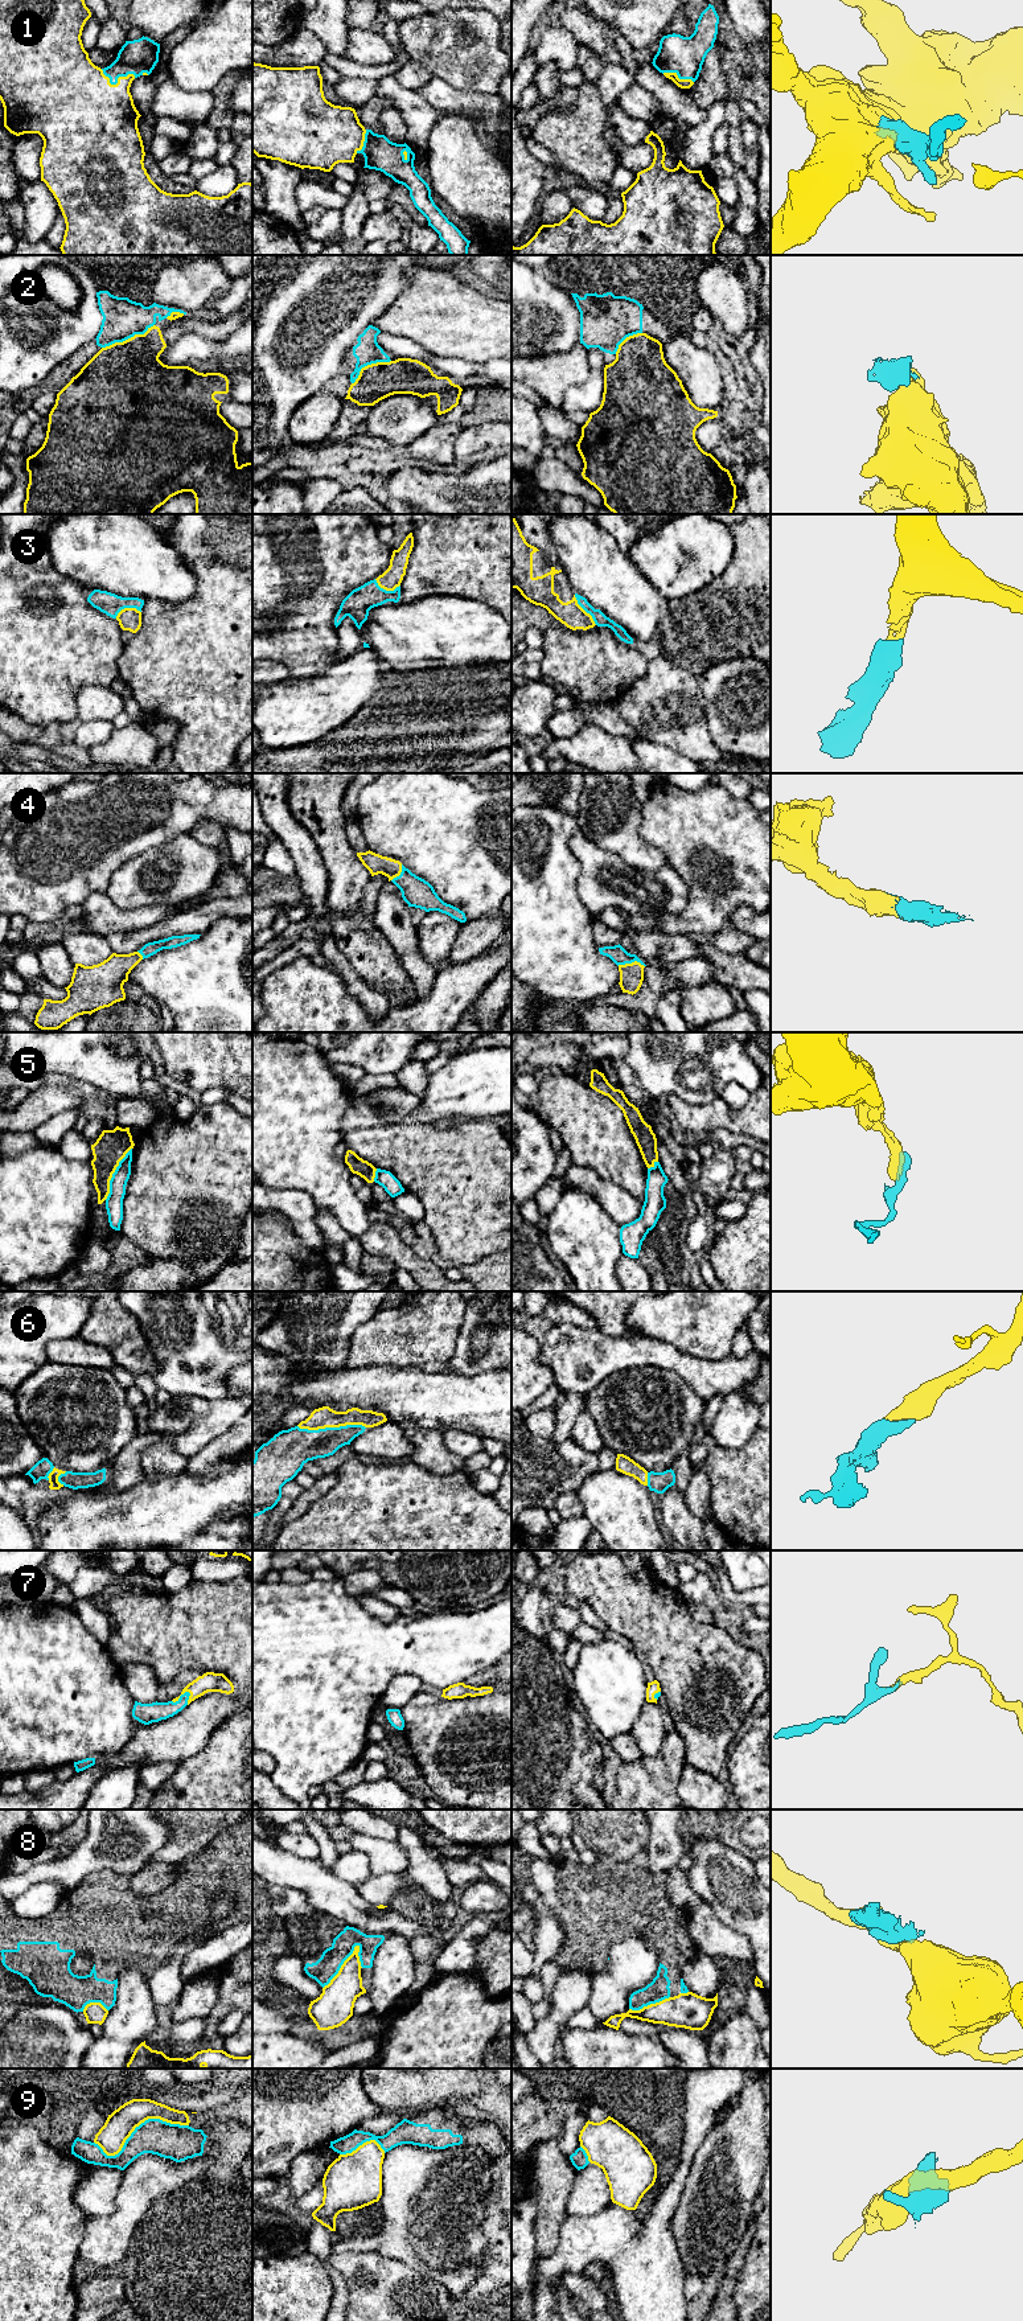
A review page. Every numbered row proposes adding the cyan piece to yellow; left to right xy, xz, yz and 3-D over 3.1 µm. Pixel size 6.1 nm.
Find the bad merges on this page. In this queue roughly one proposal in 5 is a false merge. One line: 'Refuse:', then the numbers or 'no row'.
Refuse: 8, 9

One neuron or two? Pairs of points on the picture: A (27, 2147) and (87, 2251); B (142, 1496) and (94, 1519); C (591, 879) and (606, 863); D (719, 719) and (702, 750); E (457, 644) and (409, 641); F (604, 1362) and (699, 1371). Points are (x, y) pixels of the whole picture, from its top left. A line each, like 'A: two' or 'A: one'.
A: two
B: one
C: one
D: two
E: one
F: one

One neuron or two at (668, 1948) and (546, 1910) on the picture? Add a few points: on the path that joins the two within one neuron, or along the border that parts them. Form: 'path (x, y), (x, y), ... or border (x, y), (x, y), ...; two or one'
border (557, 1882), (555, 1915), (563, 1930), (562, 1943); two

